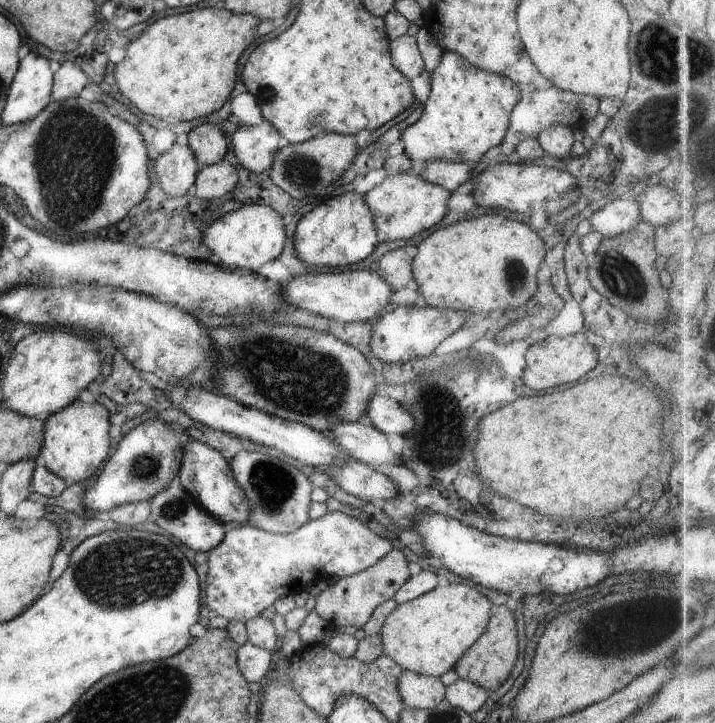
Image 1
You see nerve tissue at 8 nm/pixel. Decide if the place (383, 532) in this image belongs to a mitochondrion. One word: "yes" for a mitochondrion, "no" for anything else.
no

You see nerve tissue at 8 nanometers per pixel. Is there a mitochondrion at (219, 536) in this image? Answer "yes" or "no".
no

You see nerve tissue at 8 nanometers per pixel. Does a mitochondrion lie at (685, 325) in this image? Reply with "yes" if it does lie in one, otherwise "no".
no

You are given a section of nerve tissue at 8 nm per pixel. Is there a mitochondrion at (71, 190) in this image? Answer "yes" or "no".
yes

